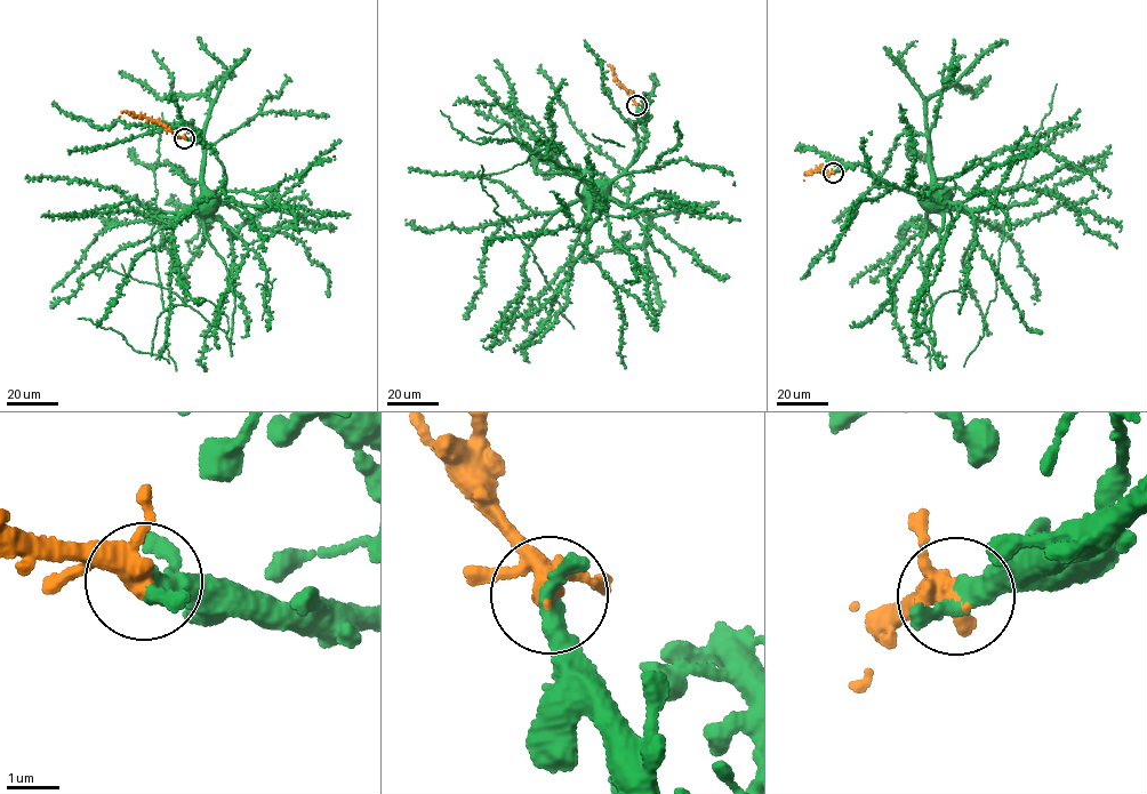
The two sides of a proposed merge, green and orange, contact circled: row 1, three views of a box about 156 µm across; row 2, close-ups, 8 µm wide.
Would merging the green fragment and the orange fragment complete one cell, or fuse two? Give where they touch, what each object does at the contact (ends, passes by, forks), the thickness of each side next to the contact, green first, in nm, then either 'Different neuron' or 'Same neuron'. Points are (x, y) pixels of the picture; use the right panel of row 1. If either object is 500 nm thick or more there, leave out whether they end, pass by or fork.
Place: (833, 173). At the ring green passes by. At the ring orange passes by. Thickness 340 nm (green) against 360 nm. Same neuron

